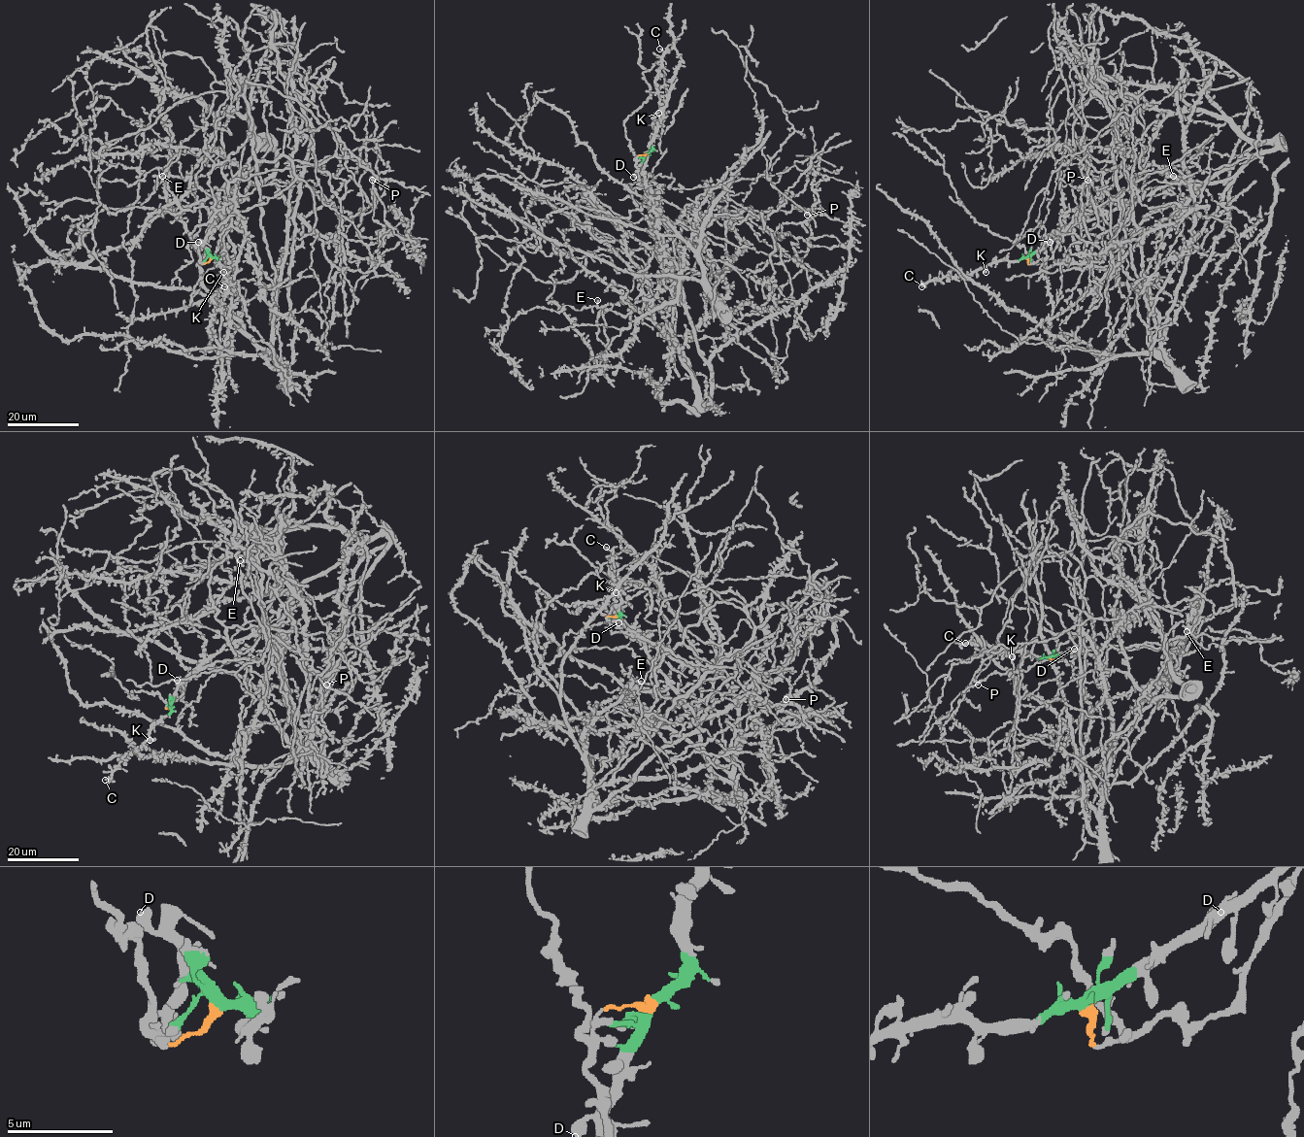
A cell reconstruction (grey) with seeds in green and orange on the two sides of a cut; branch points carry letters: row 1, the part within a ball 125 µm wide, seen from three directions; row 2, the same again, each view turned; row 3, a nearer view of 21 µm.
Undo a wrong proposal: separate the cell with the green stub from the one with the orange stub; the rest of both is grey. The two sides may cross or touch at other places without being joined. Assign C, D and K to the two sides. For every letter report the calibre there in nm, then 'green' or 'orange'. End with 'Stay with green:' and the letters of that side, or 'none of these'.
C: calibre 220 nm; green
D: calibre 480 nm; green
K: calibre 150 nm; green
Stay with green: C, D, K

